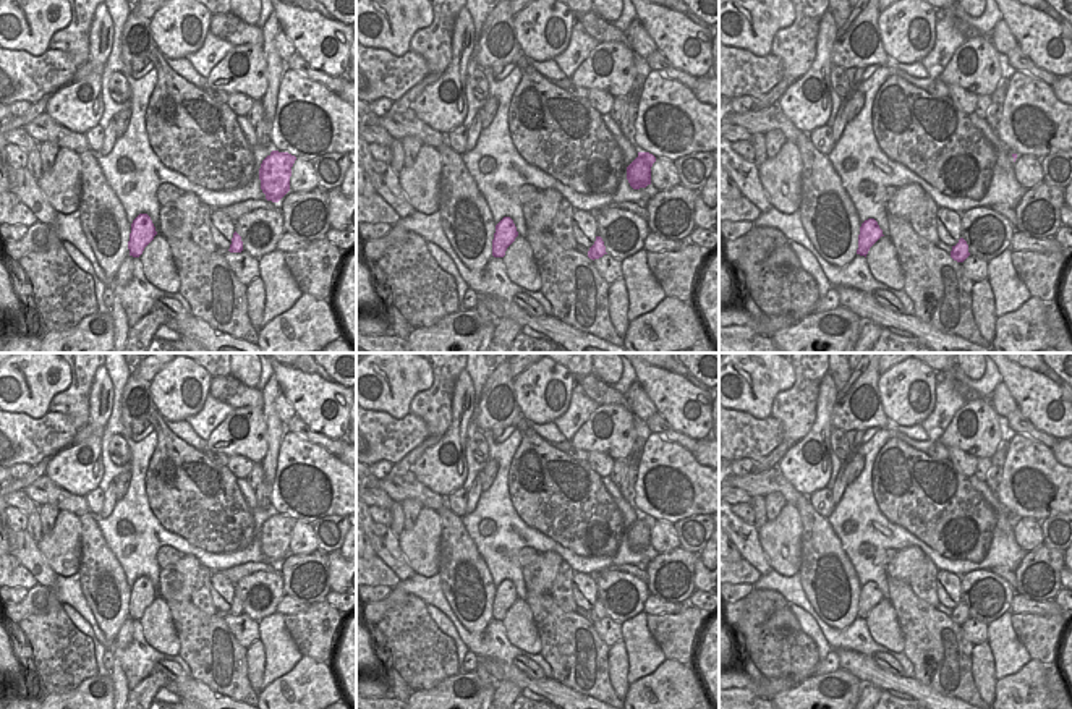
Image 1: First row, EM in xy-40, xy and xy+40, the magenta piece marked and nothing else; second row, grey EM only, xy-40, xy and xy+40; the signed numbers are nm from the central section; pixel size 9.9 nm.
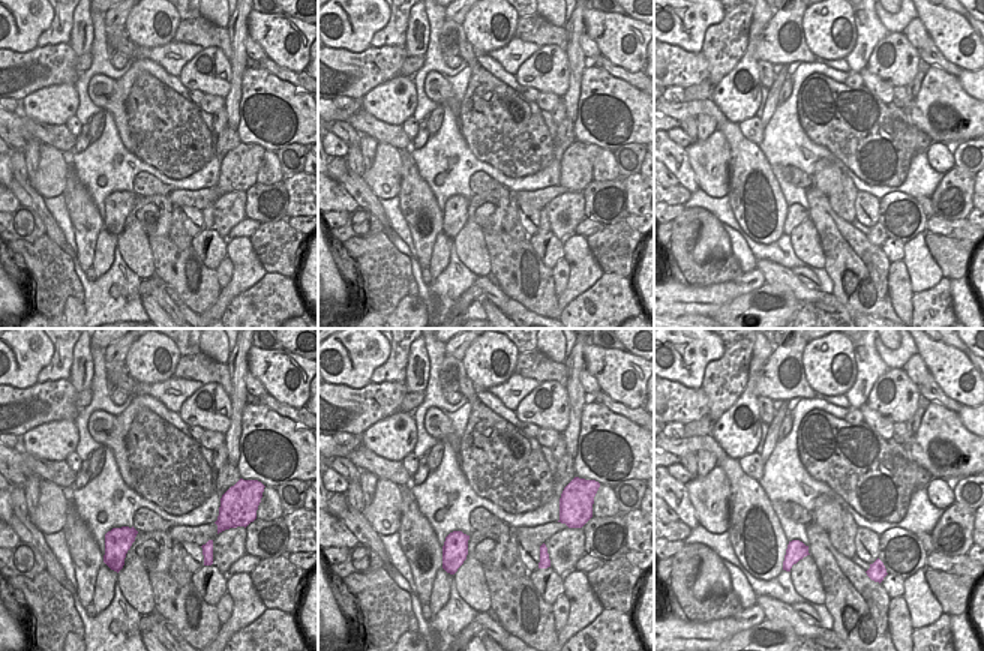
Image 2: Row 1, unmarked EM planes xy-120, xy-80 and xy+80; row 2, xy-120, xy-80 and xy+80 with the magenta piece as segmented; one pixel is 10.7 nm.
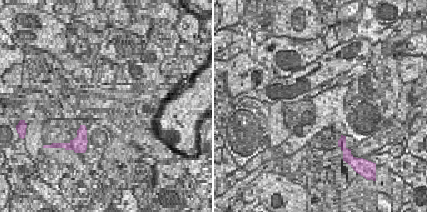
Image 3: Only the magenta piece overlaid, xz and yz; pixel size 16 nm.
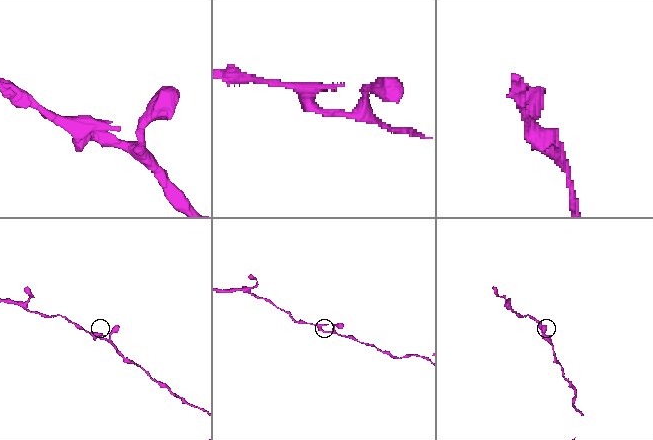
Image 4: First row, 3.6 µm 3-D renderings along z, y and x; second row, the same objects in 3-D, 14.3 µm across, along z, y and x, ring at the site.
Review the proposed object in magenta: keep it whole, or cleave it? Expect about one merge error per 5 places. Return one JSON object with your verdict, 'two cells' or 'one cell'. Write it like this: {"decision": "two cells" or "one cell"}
{"decision": "one cell"}

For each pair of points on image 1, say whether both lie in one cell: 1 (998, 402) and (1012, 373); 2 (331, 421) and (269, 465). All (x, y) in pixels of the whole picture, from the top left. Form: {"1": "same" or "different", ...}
{"1": "different", "2": "different"}

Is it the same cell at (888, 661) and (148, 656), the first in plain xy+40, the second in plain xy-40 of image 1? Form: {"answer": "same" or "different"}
{"answer": "different"}

